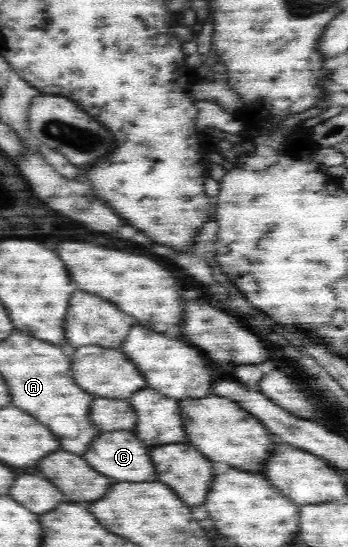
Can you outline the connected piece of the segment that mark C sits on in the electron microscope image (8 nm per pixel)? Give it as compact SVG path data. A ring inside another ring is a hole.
M115 431L99 435L99 441L83 455L99 473L107 473L117 481L153 481L155 467L143 441L131 431Z

